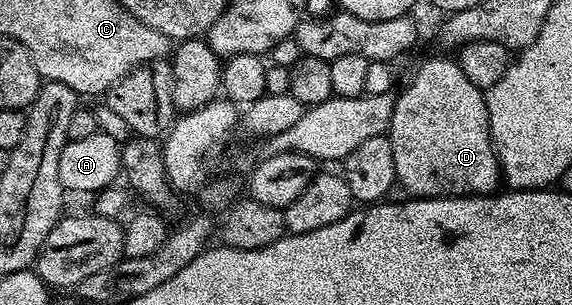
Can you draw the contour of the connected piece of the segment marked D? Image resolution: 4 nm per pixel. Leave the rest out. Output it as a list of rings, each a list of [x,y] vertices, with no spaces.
[[[434,56],[426,60],[414,72],[410,85],[401,93],[397,93],[394,101],[394,113],[390,119],[388,129],[390,145],[392,146],[392,162],[396,162],[397,183],[407,188],[409,195],[414,198],[433,198],[436,196],[489,196],[499,191],[498,184],[503,183],[502,167],[498,165],[498,156],[494,153],[494,144],[490,141],[490,123],[488,122],[488,110],[483,89],[472,86],[468,78],[464,78],[464,70],[460,70],[457,59],[441,60]]]

